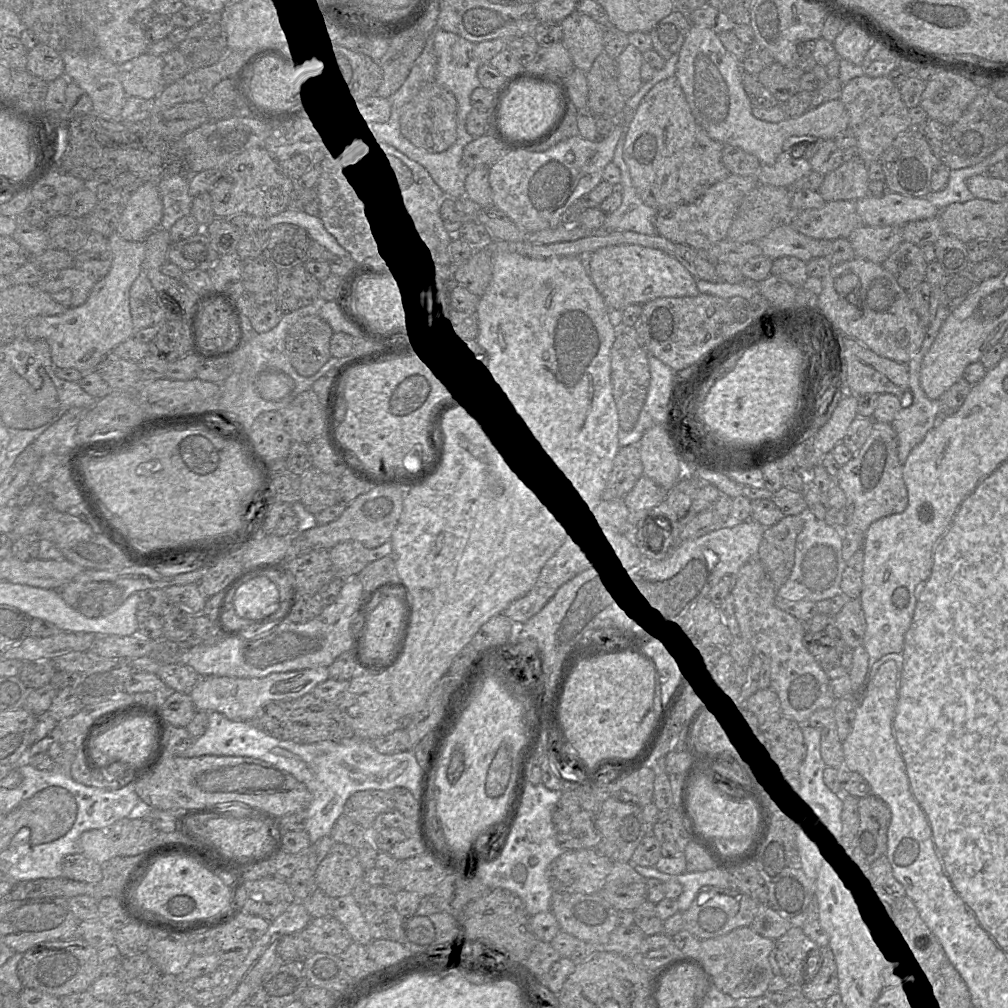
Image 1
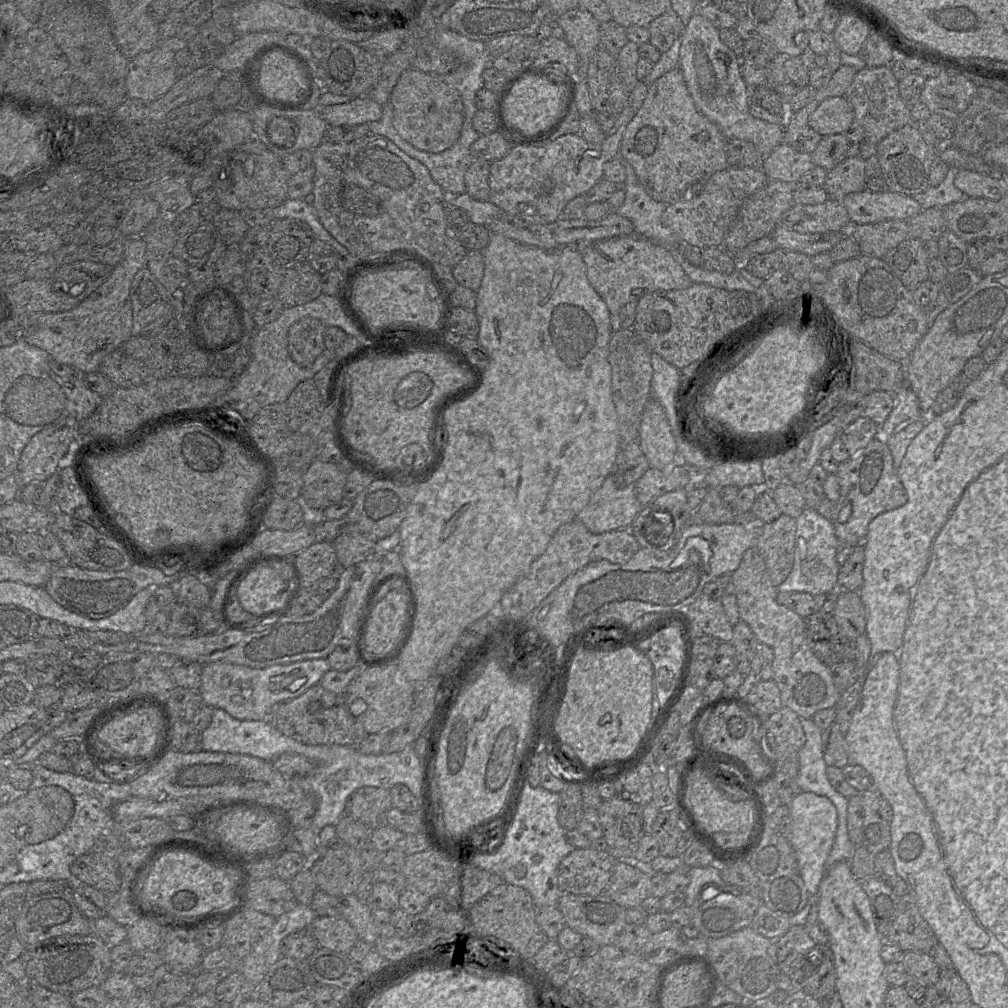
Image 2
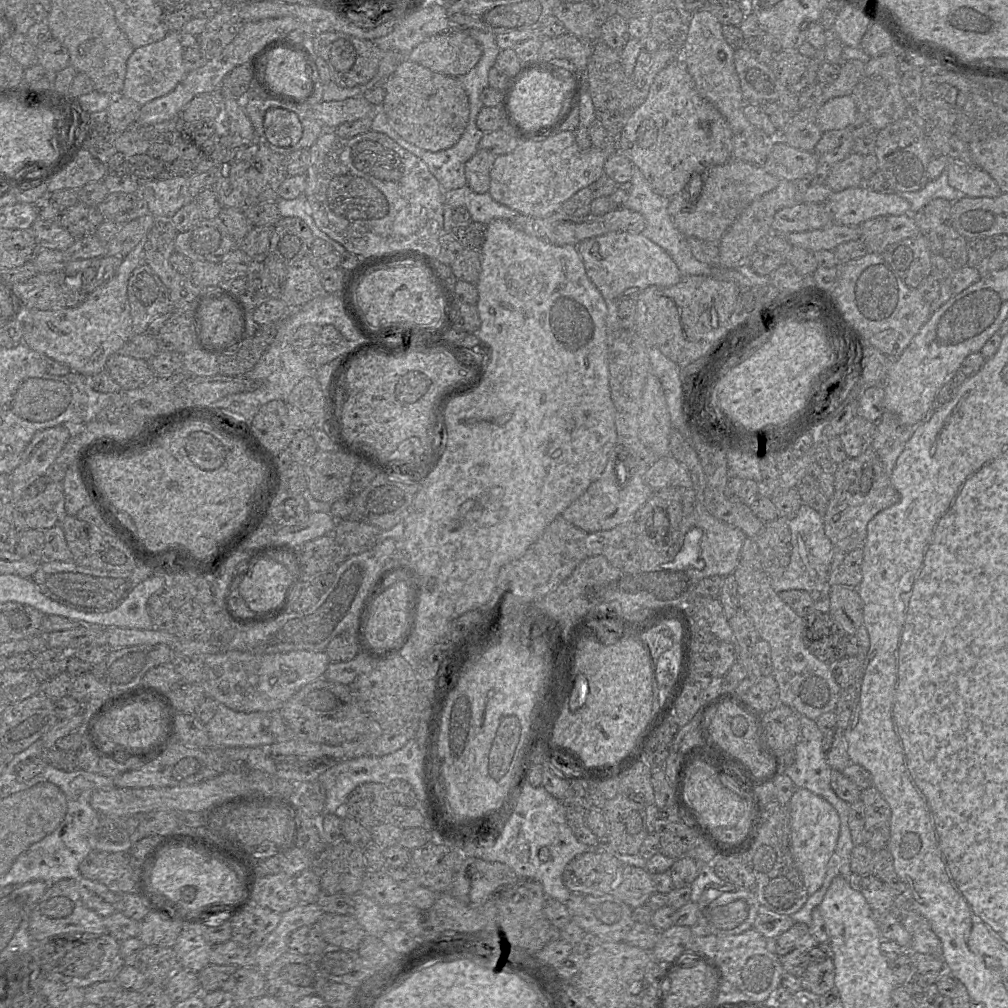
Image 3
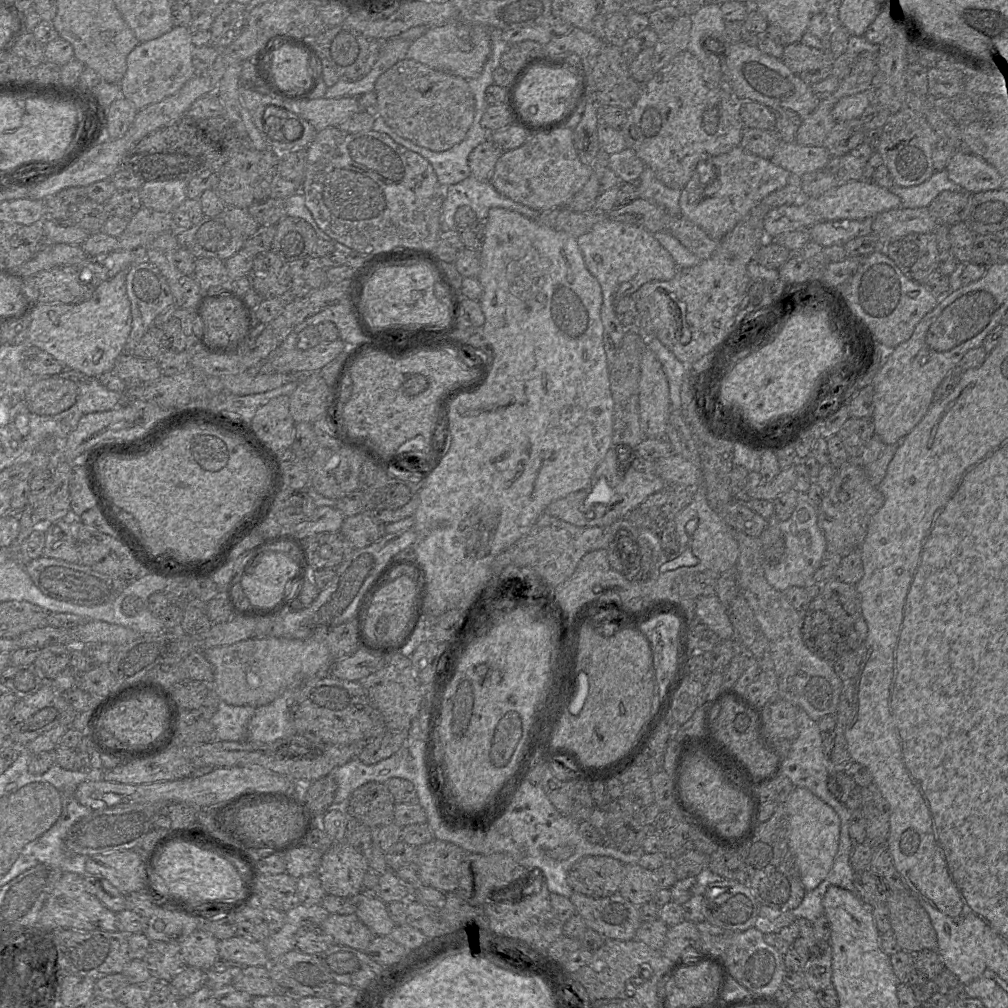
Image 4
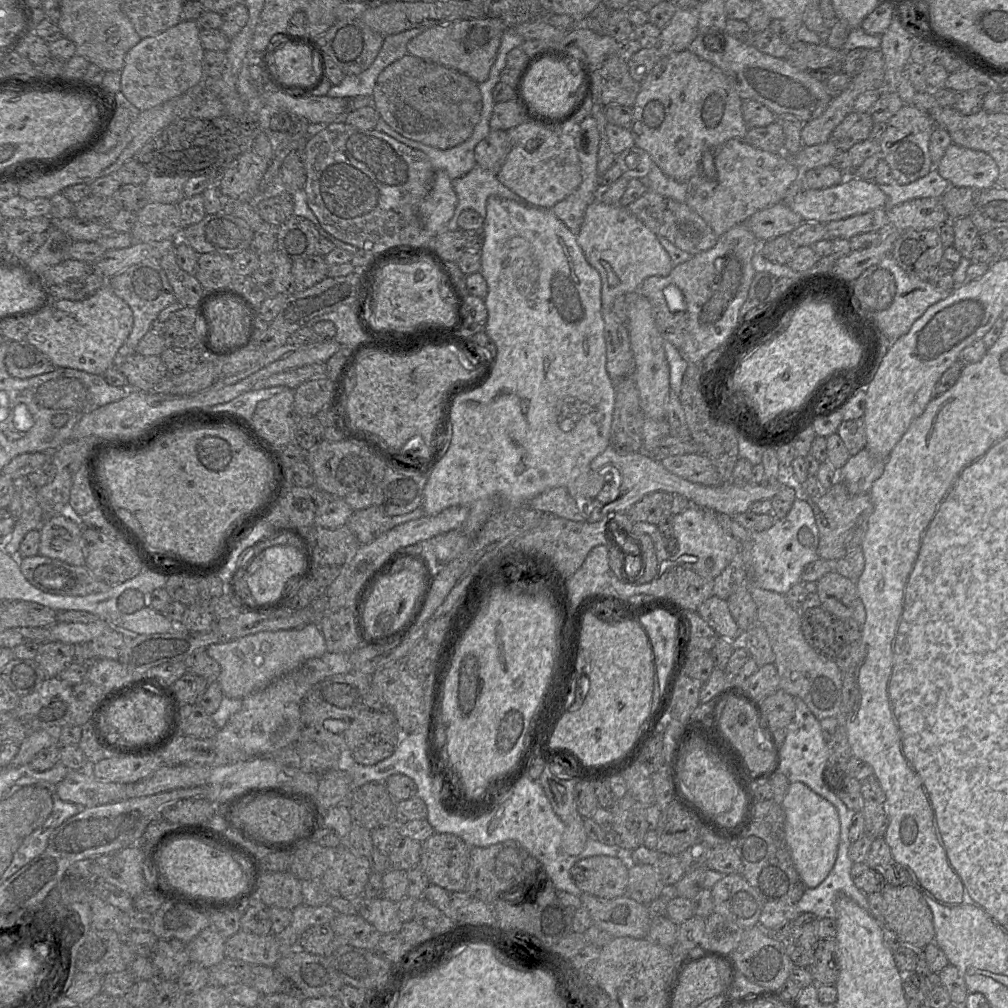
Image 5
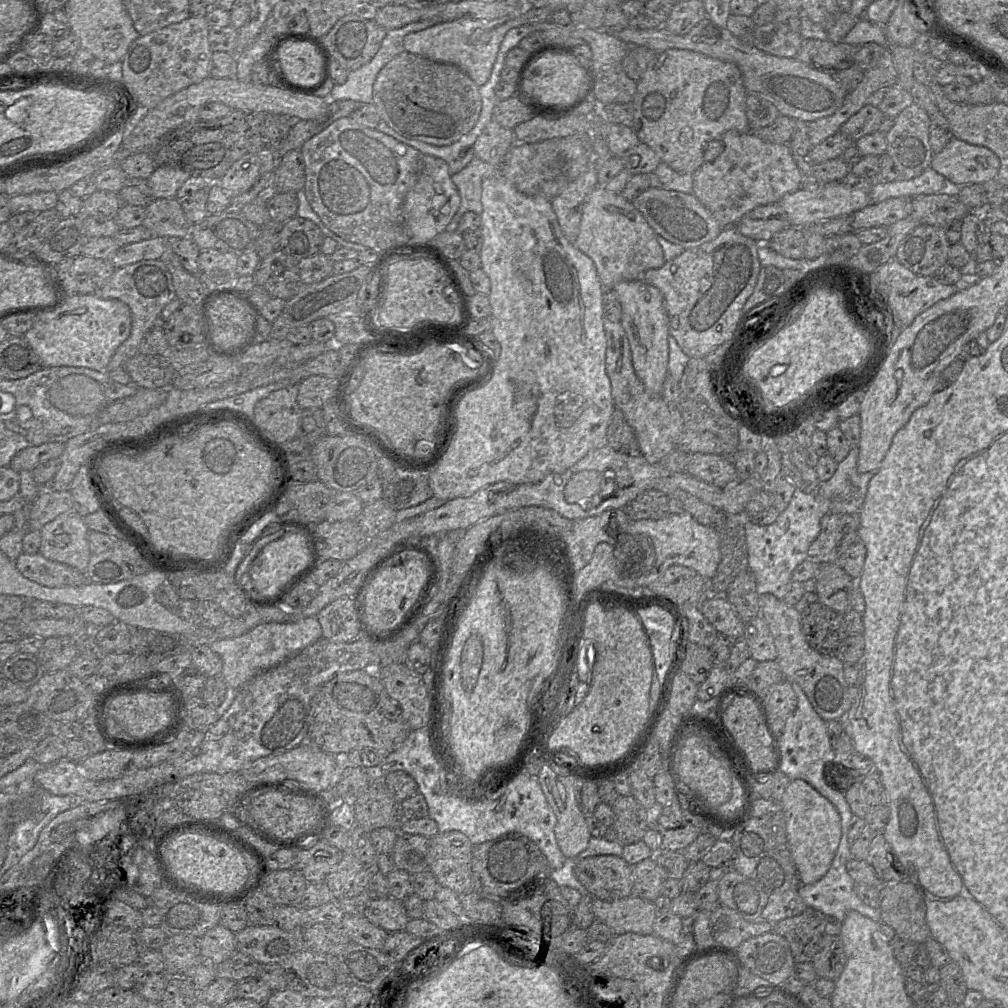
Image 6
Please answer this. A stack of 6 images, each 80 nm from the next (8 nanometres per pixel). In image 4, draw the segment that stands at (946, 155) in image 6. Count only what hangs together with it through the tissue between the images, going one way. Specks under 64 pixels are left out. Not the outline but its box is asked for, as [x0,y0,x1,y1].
[945,150,1001,193]

